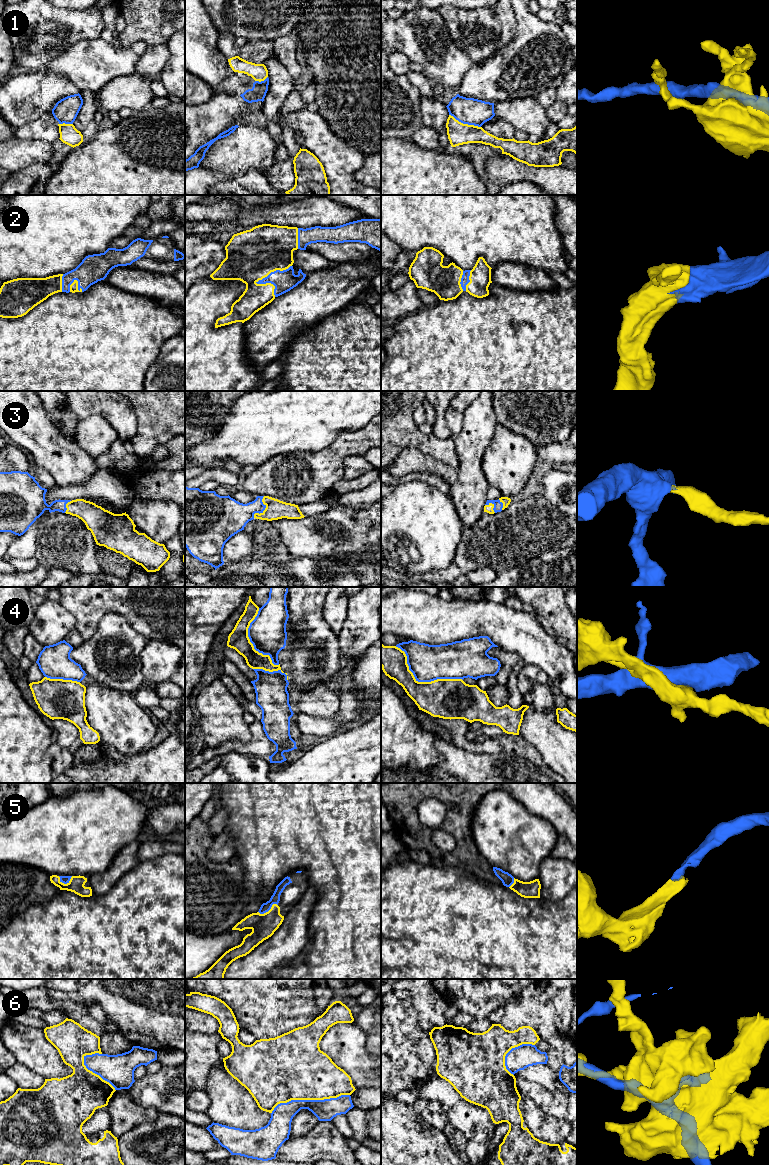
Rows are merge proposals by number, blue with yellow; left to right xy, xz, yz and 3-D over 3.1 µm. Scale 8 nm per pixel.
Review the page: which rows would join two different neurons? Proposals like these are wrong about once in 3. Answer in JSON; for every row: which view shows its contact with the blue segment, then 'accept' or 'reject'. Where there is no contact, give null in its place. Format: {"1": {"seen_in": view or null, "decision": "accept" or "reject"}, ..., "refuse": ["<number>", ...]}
{"1": {"seen_in": "yz", "decision": "reject"}, "2": {"seen_in": "xz", "decision": "accept"}, "3": {"seen_in": "xz", "decision": "accept"}, "4": {"seen_in": "yz", "decision": "reject"}, "5": {"seen_in": "xz", "decision": "accept"}, "6": {"seen_in": "xz", "decision": "reject"}, "refuse": ["1", "4", "6"]}

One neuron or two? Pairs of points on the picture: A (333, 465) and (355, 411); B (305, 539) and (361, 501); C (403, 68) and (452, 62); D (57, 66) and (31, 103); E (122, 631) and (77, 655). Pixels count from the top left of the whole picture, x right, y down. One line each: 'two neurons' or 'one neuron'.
A: two neurons
B: two neurons
C: two neurons
D: two neurons
E: one neuron

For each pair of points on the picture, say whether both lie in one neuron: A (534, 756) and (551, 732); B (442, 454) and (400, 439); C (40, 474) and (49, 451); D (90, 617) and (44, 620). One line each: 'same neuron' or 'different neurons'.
A: different neurons
B: same neuron
C: different neurons
D: different neurons

